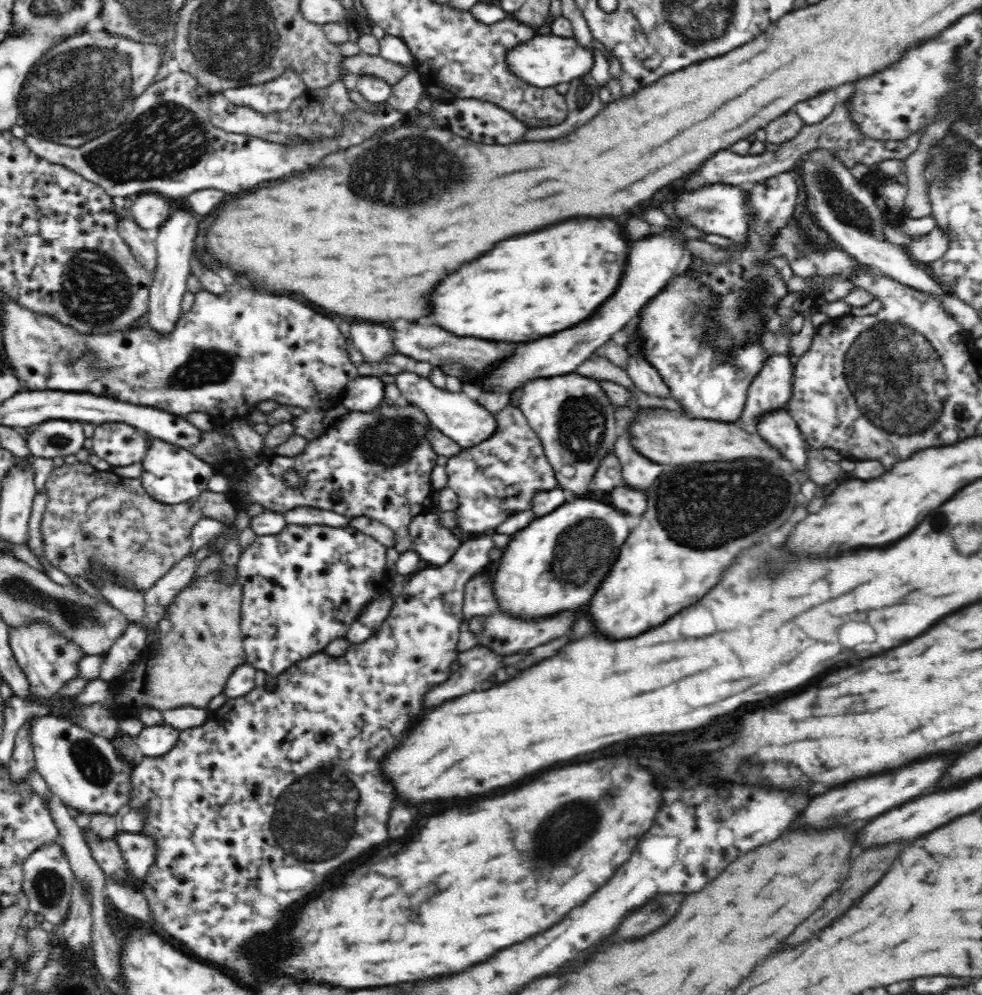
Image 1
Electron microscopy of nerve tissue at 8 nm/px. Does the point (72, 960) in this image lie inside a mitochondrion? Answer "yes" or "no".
no

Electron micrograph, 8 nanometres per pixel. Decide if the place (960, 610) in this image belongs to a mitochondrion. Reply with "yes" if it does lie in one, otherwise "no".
no

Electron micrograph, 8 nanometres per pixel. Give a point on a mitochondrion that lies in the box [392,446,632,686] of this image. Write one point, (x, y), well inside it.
(574, 567)

